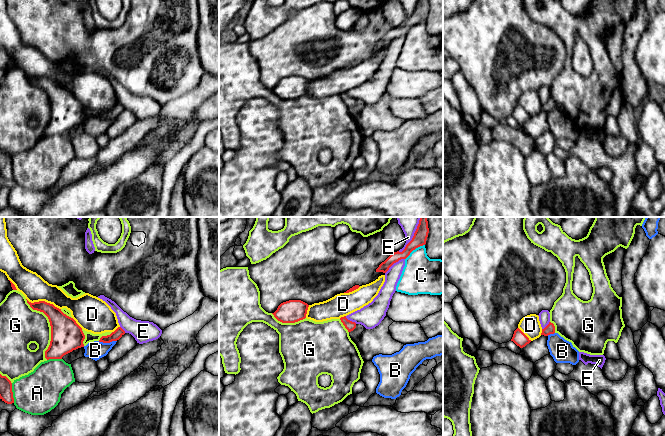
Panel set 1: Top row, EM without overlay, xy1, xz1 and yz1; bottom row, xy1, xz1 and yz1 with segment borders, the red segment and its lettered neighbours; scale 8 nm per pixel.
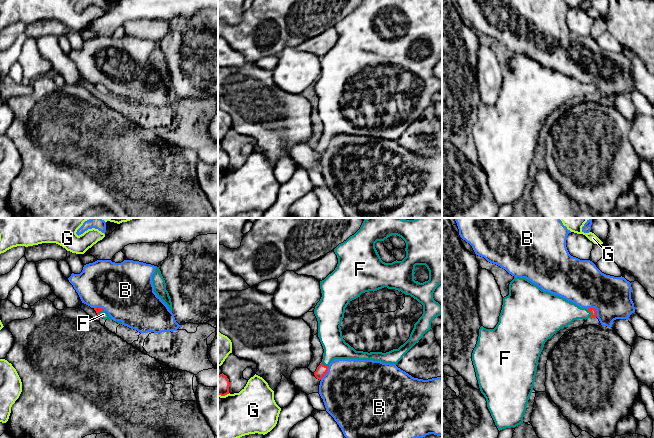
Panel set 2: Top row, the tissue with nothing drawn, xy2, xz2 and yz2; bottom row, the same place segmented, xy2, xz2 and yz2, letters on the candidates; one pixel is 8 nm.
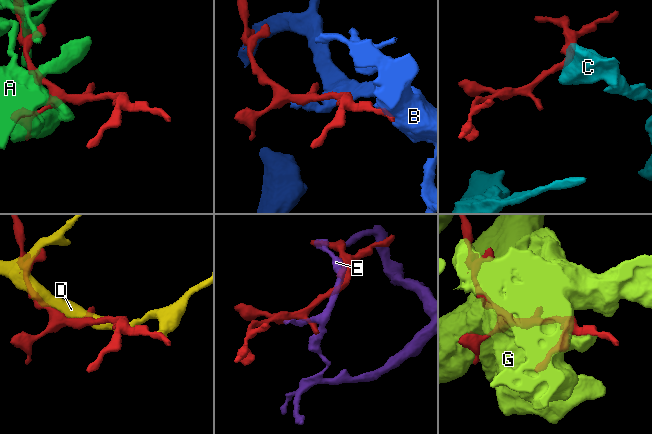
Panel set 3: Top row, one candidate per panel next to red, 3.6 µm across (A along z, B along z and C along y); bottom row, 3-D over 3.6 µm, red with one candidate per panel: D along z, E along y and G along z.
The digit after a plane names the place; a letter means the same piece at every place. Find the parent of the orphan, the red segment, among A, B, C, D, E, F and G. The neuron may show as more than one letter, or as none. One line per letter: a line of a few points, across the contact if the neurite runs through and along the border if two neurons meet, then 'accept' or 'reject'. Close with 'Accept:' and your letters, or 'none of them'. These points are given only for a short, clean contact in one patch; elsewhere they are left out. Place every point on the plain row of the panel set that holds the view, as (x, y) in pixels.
A: reject
B: reject
C: line xz1 (424, 20), (416, 23), (405, 35); reject
D: reject
E: reject
F: line yz2 (593, 87), (591, 89), (560, 89); accept
G: reject
Accept: F

